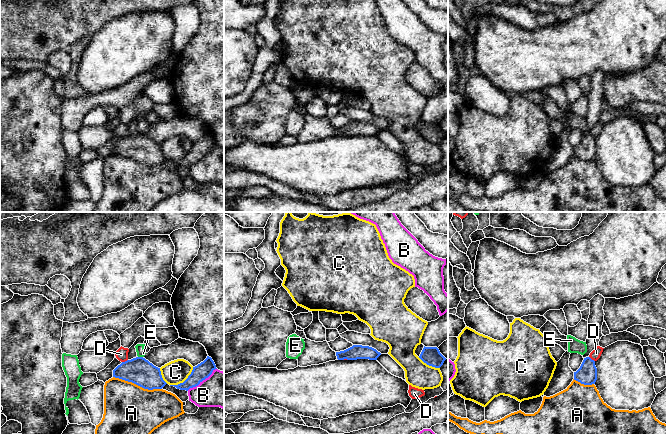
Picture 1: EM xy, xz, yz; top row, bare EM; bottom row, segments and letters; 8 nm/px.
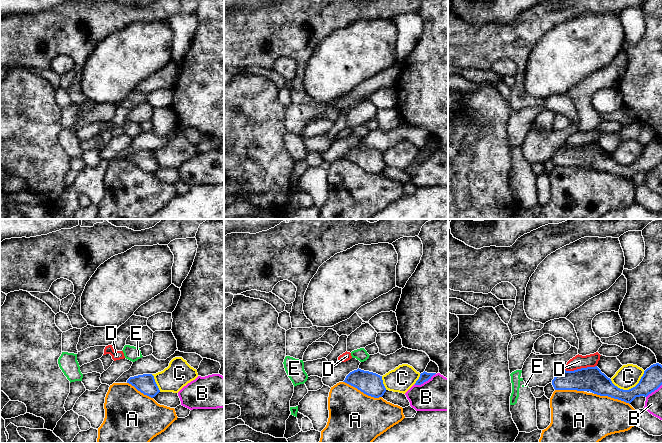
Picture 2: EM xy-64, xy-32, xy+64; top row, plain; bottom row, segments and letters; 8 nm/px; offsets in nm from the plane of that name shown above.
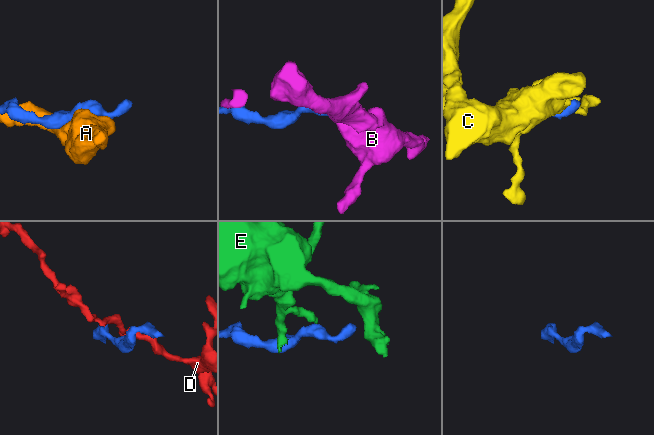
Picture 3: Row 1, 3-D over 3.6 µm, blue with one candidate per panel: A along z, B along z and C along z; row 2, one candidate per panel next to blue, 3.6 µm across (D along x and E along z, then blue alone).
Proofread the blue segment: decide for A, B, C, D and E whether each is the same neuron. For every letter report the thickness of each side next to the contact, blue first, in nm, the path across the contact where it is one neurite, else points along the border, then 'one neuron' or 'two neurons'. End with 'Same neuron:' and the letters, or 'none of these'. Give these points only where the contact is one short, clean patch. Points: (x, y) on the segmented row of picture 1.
A: 220/400 nm | two neurons
B: 130/280 nm | two neurons
C: 130/190 nm | two neurons
D: 220/100 nm | along xy (127, 359), (122, 362) | two neurons
E: 220/70 nm | along xy (138, 356), (142, 357) | two neurons
Same neuron: none of these

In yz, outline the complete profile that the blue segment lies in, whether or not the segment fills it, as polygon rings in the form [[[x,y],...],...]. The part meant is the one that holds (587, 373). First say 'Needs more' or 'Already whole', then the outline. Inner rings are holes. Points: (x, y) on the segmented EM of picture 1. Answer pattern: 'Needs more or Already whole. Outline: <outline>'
Already whole. Outline: [[[590,357],[584,358],[580,368],[574,372],[574,380],[584,385],[595,384],[597,380],[597,368],[595,361]]]

